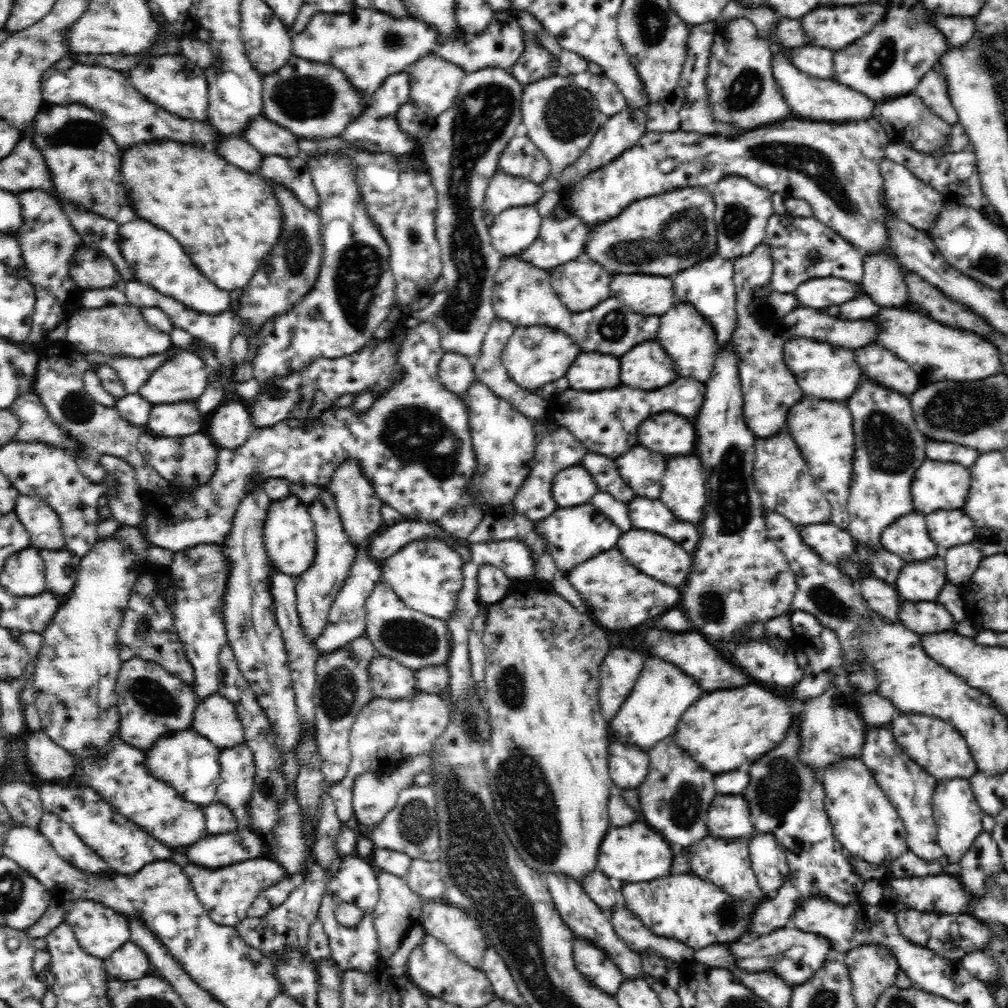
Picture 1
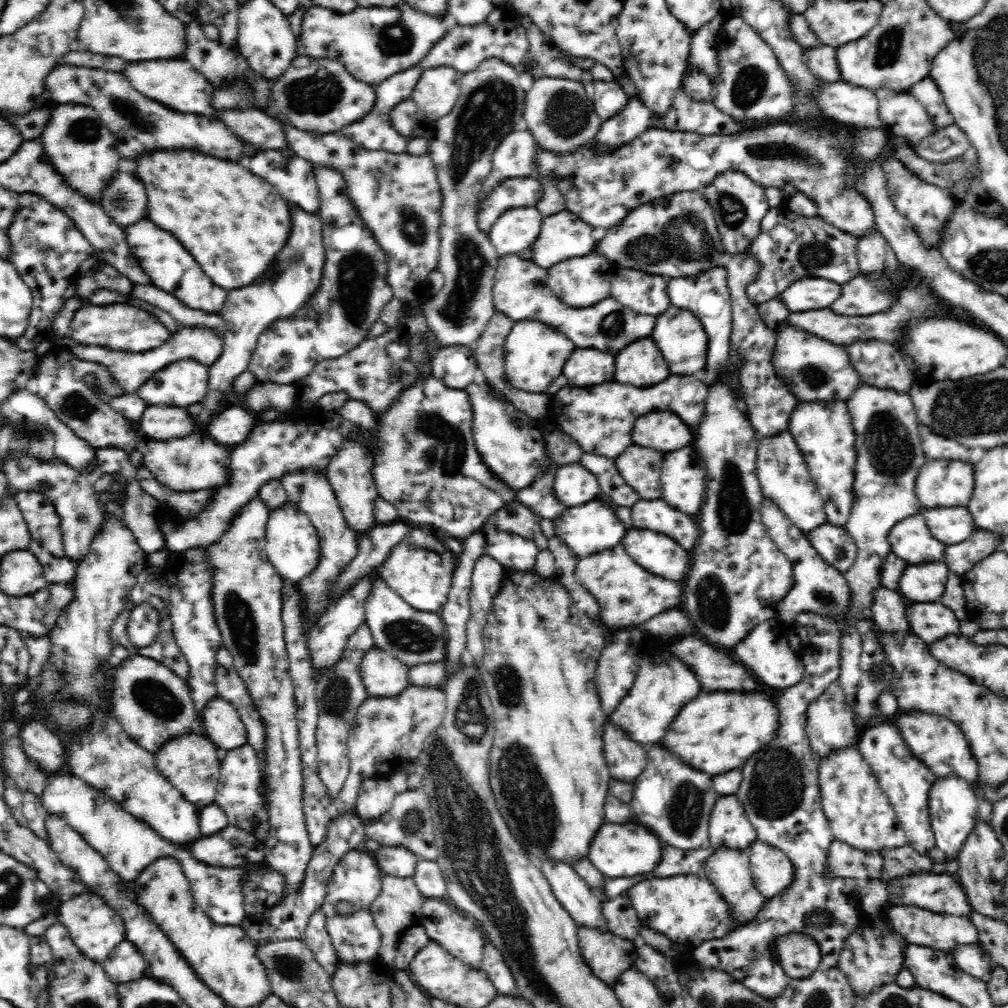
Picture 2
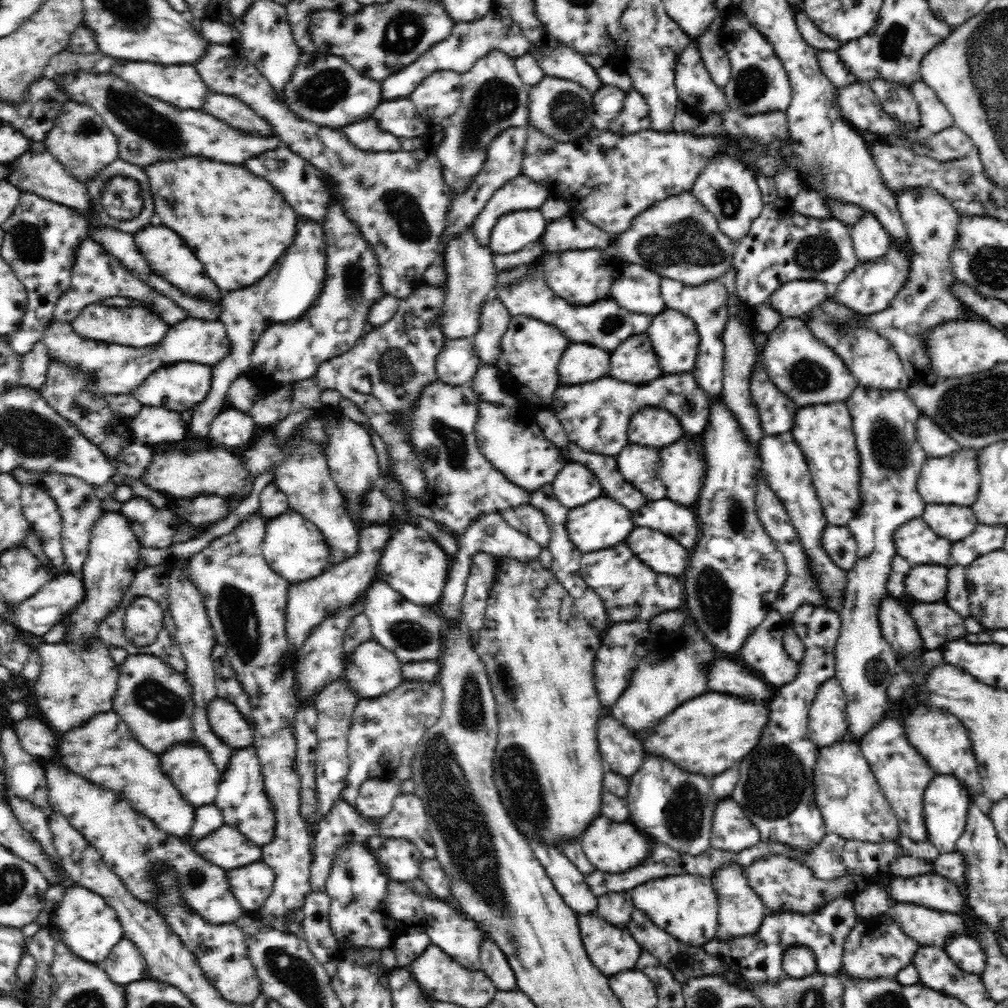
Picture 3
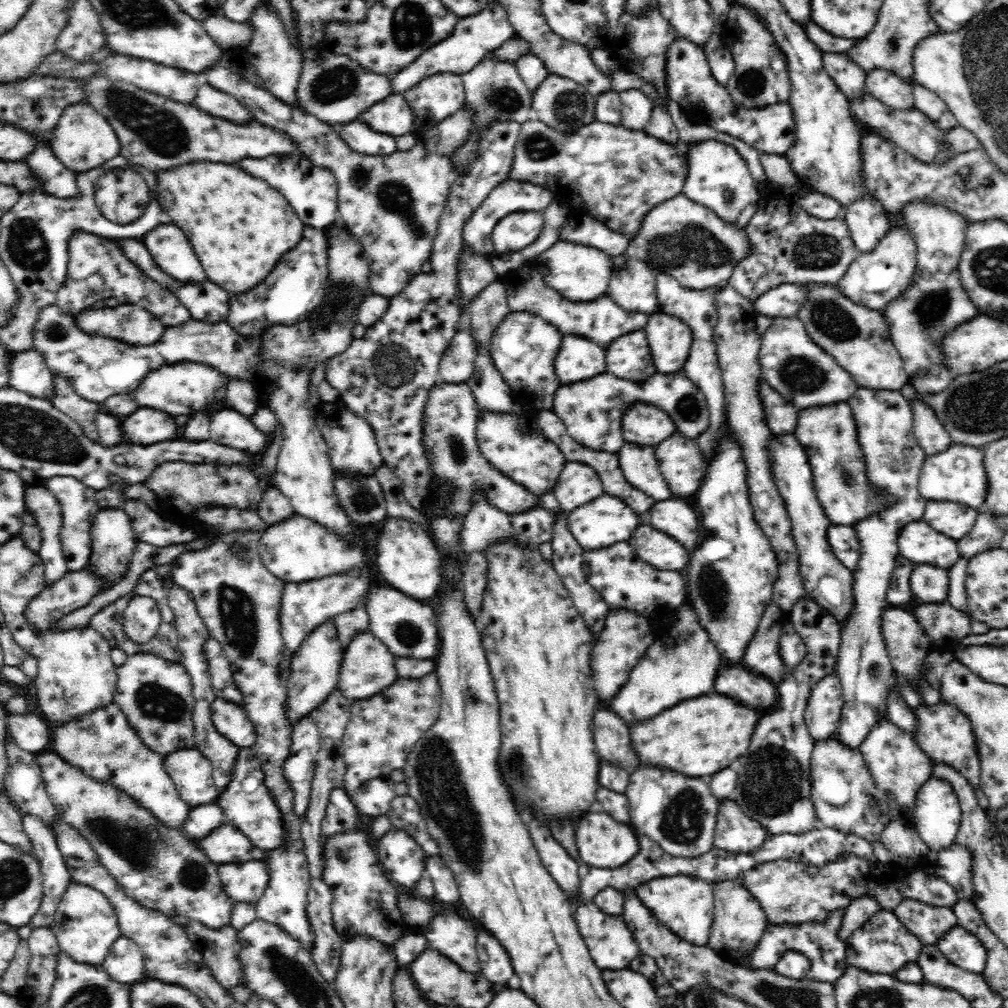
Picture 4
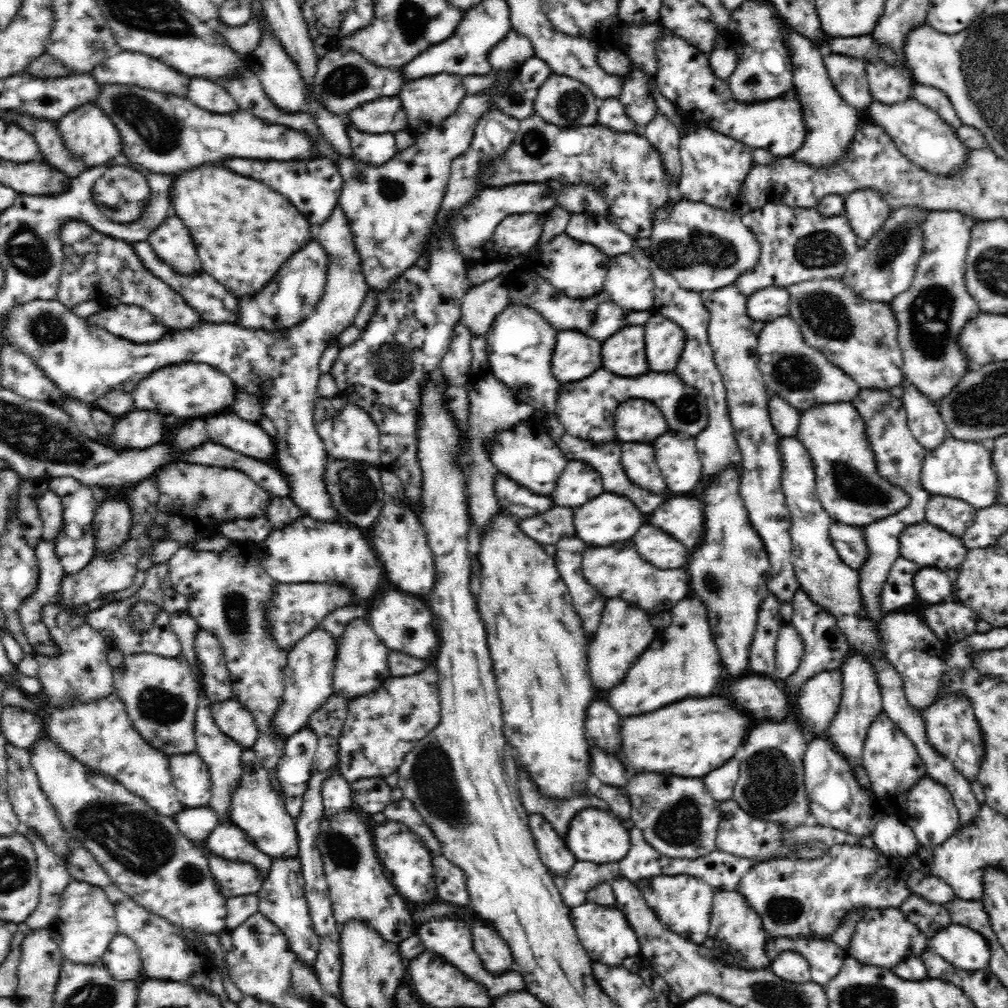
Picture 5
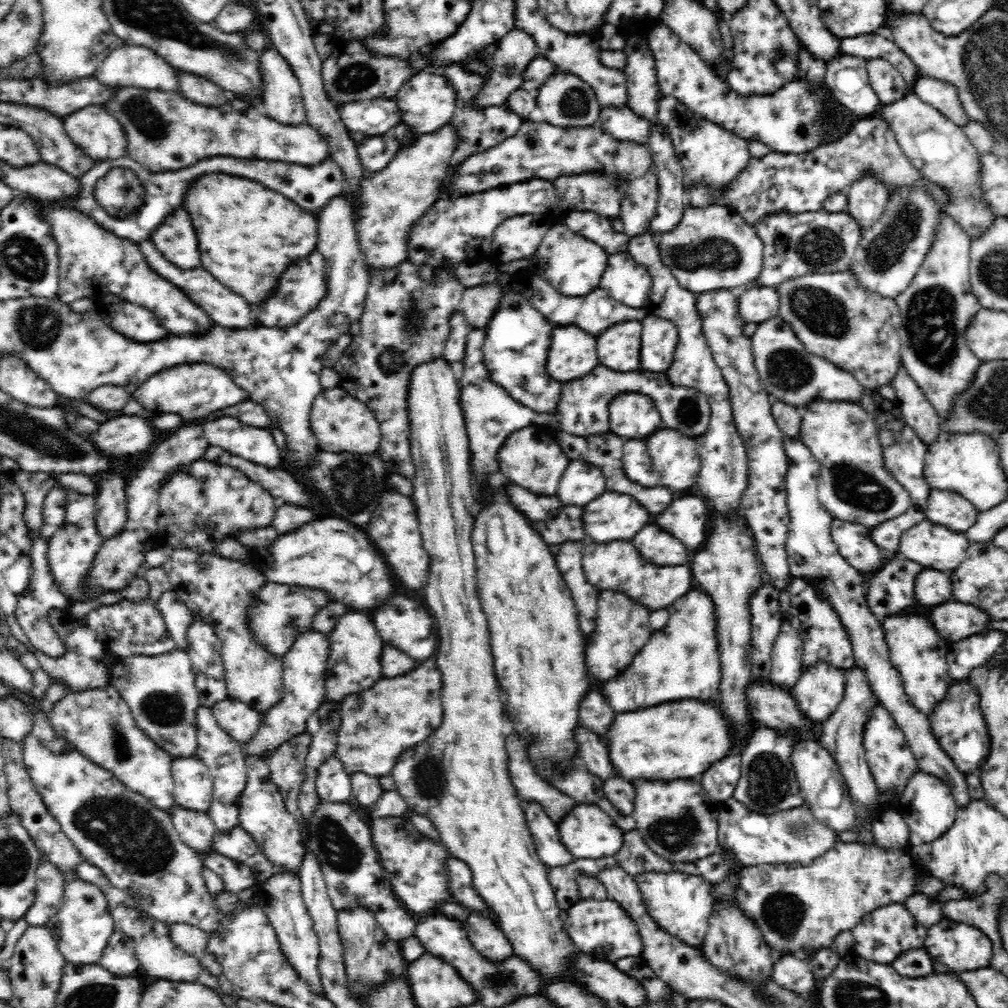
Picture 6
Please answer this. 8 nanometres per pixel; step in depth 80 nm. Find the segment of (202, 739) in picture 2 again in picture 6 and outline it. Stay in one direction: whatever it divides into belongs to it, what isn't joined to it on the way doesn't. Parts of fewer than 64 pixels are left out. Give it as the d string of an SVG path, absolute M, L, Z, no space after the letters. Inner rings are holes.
M197 755L174 757L171 764L174 801L181 808L207 812L213 796L213 782L206 764Z

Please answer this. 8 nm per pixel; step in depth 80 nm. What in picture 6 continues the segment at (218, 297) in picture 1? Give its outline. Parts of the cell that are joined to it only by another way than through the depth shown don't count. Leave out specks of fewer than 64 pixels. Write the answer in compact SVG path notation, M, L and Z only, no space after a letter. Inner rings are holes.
M176 210L152 232L150 240L172 264L190 270L200 266L198 240L192 222L184 210Z

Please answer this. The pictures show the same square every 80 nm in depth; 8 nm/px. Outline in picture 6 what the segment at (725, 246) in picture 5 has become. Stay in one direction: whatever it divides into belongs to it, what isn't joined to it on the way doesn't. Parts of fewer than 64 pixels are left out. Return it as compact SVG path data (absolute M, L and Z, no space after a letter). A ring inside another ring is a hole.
M720 204L684 206L676 228L654 234L660 258L682 288L705 293L750 284L762 270L763 242L751 224Z

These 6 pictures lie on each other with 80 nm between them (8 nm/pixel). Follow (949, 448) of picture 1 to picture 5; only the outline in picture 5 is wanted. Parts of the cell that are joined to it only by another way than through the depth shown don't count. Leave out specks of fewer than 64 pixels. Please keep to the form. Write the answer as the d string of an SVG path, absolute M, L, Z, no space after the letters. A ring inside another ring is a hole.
M904 380L902 403L907 410L907 419L914 438L924 449L937 449L949 436L940 413L934 403L923 396L912 384Z

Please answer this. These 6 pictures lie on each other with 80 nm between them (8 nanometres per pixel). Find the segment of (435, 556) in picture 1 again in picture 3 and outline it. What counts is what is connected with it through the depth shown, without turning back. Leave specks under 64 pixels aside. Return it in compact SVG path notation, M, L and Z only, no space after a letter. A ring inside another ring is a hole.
M400 524L381 552L377 579L398 591L405 600L422 607L432 607L442 600L450 569L448 553L419 525Z

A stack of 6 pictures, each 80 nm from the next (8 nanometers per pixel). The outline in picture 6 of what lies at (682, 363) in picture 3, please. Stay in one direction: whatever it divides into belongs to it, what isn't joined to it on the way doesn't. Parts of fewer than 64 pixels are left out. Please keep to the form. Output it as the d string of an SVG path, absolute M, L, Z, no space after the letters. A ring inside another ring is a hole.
M648 313L642 320L642 370L666 372L678 348L678 329L670 320Z

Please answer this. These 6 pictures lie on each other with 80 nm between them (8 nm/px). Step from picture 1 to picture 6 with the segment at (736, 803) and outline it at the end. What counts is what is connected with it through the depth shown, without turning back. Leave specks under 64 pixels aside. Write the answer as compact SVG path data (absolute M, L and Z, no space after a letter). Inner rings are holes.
M734 797L721 802L719 816L719 828L717 830L717 844L719 850L728 851L732 856L736 857L738 861L742 862L745 867L757 866L762 864L790 864L798 866L807 866L818 856L822 856L824 852L830 851L837 842L835 831L826 828L820 823L810 812L807 805L802 805L802 808L790 810L790 812L778 812L774 816L762 816L760 814L753 814L746 805L734 800Z

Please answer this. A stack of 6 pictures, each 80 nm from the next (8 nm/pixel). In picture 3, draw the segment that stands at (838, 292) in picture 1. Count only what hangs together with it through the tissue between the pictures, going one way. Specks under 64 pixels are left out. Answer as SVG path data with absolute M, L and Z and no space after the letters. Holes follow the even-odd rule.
M795 280L783 284L768 301L784 317L802 317L832 298L835 288L820 280Z

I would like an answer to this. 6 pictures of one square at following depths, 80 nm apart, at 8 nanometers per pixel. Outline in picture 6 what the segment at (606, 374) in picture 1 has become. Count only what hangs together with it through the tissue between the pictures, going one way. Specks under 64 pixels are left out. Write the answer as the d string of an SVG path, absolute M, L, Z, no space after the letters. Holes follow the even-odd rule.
M554 326L546 369L560 383L582 378L599 366L596 338L578 326Z

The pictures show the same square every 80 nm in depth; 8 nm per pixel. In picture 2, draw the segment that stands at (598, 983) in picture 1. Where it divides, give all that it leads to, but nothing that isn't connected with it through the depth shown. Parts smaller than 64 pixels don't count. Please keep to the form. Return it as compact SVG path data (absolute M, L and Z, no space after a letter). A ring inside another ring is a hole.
M580 927L578 929L578 939L582 961L592 969L594 976L598 977L602 983L606 983L608 987L614 988L623 972L632 968L636 958L636 950L635 944L630 940L623 940L610 932L603 934L600 929L590 927Z

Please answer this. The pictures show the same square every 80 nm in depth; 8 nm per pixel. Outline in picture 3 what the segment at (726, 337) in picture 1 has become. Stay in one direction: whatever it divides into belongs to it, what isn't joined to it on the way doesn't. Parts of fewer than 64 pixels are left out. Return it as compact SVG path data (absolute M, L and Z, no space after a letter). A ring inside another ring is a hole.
M661 277L661 293L666 308L677 310L694 320L698 333L700 334L700 346L698 346L698 364L692 371L698 385L708 394L710 398L716 399L723 392L723 370L726 353L724 353L724 343L722 334L726 332L726 326L730 322L728 291L721 277L708 280L698 286L684 284L680 280L672 280Z

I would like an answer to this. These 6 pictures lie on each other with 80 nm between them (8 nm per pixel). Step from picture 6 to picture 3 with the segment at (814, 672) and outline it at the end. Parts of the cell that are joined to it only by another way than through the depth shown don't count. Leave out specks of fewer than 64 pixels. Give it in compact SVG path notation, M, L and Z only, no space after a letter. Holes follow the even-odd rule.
M835 678L821 684L810 705L807 726L807 736L817 749L849 741L846 705L846 695Z

